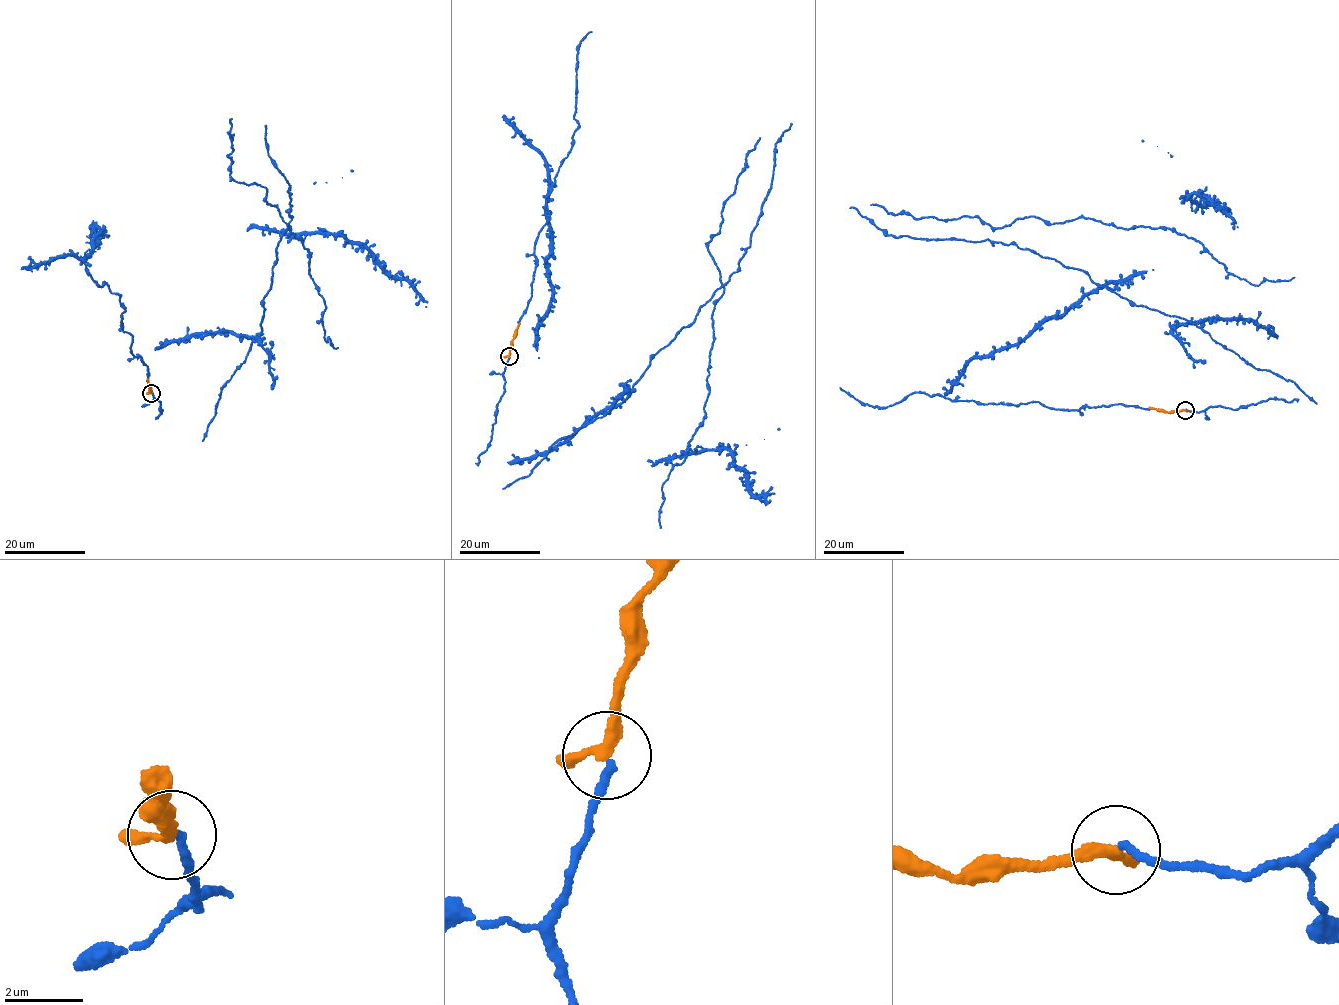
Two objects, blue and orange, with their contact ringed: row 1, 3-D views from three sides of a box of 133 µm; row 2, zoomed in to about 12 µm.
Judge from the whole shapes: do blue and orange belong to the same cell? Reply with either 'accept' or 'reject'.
accept

